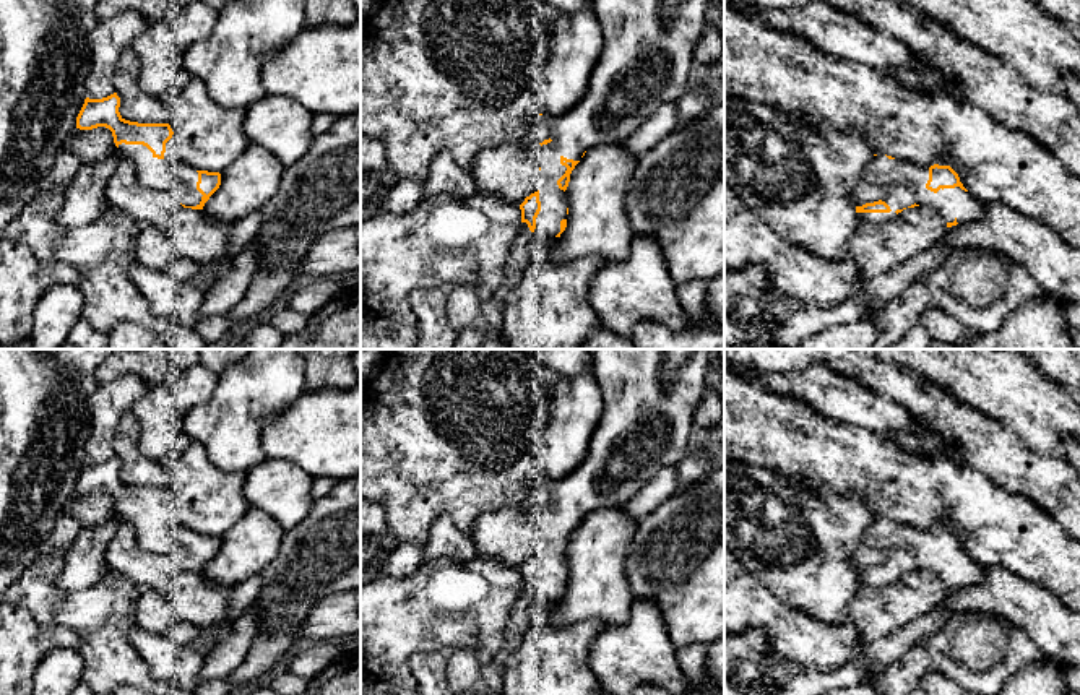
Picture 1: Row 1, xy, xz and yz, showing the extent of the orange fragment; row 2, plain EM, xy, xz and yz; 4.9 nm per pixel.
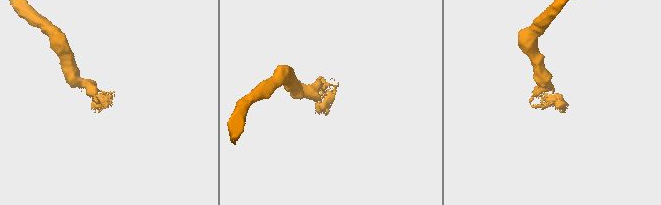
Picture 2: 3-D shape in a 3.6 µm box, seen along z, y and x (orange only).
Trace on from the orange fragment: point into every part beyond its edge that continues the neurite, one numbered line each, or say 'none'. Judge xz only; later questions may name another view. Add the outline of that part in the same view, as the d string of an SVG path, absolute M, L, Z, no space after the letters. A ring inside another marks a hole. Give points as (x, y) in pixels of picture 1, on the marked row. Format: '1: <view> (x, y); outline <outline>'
1: xz (648, 46); outline M591 0L603 28L603 49L583 99L562 115L534 115L523 135L541 167L541 211L534 235L557 235L567 219L567 195L557 180L567 167L560 158L580 161L585 151L624 141L663 104L677 102L689 84L695 47L706 29L710 0Z

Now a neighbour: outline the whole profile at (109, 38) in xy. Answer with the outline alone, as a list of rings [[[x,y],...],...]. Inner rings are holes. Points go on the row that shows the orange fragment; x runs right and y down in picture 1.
[[[125,10],[109,19],[94,19],[88,31],[91,70],[84,81],[86,97],[102,99],[115,93],[112,75],[119,58],[148,26],[149,21],[135,10]]]

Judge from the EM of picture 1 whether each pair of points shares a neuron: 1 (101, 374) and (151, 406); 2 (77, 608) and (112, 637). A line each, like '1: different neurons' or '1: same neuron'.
1: different neurons
2: same neuron

